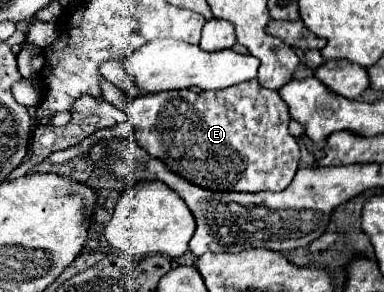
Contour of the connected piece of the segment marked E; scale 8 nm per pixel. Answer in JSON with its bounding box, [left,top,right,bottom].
[127,80,299,192]

